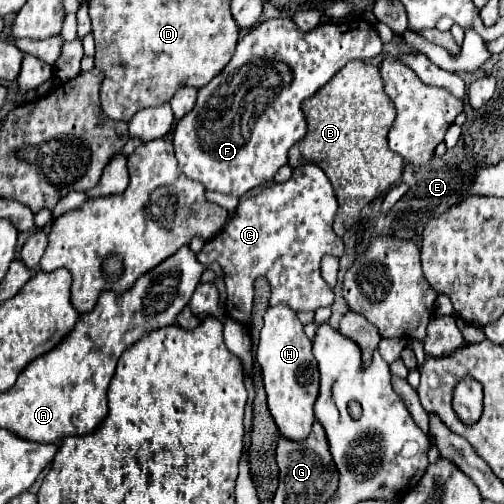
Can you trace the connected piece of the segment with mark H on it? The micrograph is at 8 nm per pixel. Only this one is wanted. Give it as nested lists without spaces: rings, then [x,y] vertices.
[[[287,305],[269,307],[263,321],[265,325],[261,329],[257,361],[261,365],[269,411],[285,439],[305,441],[315,421],[313,403],[317,401],[319,393],[319,369],[311,353],[311,341],[303,333],[303,325],[299,323],[295,311],[291,311]]]

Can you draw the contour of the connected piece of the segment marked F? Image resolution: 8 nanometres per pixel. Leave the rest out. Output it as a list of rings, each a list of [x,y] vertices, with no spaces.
[[[269,19],[259,23],[239,39],[231,63],[209,85],[199,89],[197,105],[177,121],[173,145],[179,169],[191,181],[203,183],[205,189],[233,197],[241,197],[247,191],[271,181],[277,169],[287,163],[289,149],[307,133],[307,119],[301,107],[303,101],[327,85],[329,79],[349,61],[369,61],[381,53],[383,41],[379,39],[373,23],[363,19],[325,23],[309,33],[299,31],[291,19]]]

